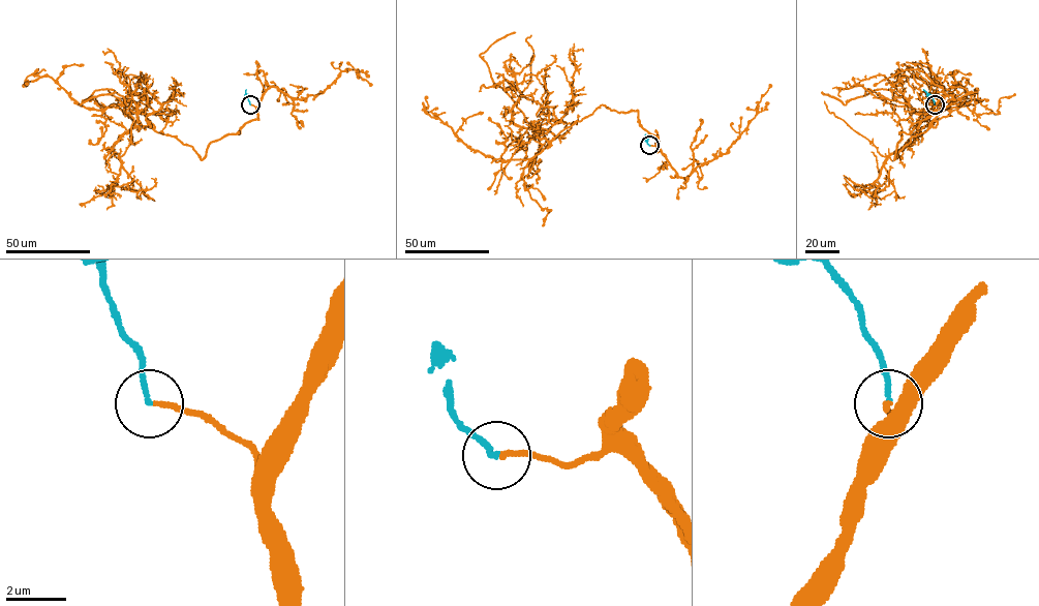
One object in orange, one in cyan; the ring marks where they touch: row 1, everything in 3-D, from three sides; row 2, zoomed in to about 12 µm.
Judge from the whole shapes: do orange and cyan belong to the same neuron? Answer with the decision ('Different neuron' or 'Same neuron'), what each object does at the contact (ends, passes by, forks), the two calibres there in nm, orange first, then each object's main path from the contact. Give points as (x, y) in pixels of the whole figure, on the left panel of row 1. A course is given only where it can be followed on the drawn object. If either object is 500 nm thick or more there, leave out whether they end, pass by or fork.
Different neuron. At the ring orange ends. At the ring cyan ends. Thickness 180 nm (orange) against 170 nm. Course of orange: (250, 104), (257, 119), (202, 159), (136, 115), (113, 146), (117, 183), (136, 192), (151, 178). Course of cyan: (250, 104), (246, 89)

